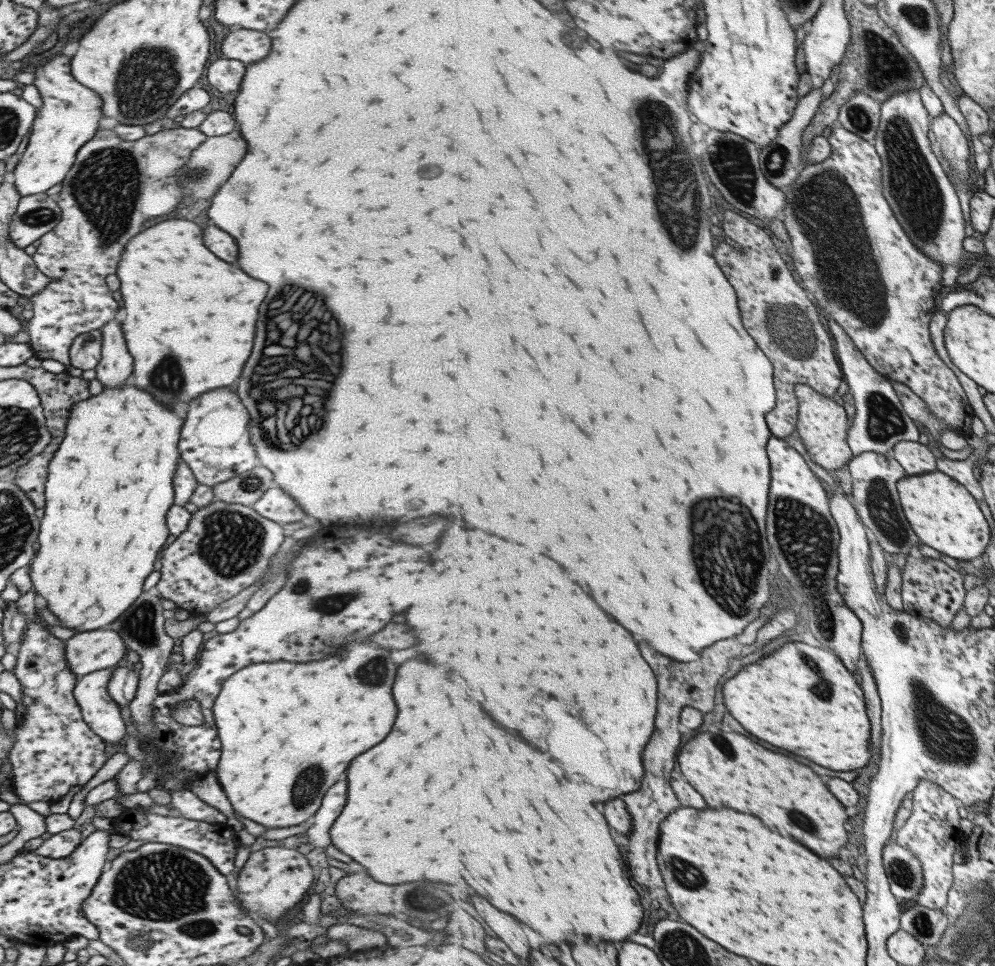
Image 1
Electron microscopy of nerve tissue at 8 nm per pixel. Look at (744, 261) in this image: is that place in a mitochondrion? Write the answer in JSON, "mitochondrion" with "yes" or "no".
{"mitochondrion":"no"}

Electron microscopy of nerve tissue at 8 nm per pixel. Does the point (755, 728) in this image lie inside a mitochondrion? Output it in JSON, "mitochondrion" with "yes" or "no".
{"mitochondrion":"no"}

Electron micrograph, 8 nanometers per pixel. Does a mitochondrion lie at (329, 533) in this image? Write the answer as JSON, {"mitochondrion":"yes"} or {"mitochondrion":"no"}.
{"mitochondrion":"no"}

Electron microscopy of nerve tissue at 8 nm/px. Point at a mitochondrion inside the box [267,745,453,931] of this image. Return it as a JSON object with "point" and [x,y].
{"point":[307,785]}

